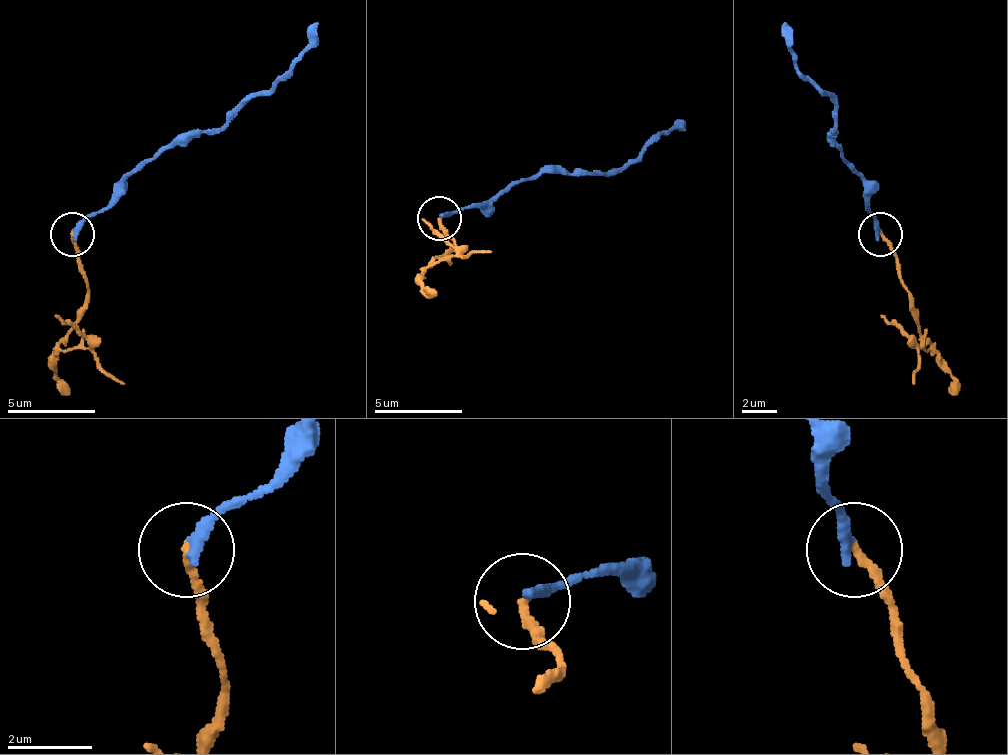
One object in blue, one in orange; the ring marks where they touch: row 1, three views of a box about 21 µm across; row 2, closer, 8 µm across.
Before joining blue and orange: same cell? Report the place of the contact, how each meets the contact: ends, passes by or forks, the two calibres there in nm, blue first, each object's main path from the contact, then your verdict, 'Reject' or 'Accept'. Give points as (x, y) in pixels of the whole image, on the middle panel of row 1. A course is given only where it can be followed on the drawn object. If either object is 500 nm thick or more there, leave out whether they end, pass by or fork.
Place: (439, 218). At the ring blue ends. At the ring orange ends. Thickness 280 nm (blue) against 200 nm. Course of blue: (442, 215), (491, 206), (543, 171), (627, 167), (653, 136), (684, 123). Course of orange: (438, 220), (455, 242), (433, 259), (447, 259), (455, 250), (420, 220). Reject

